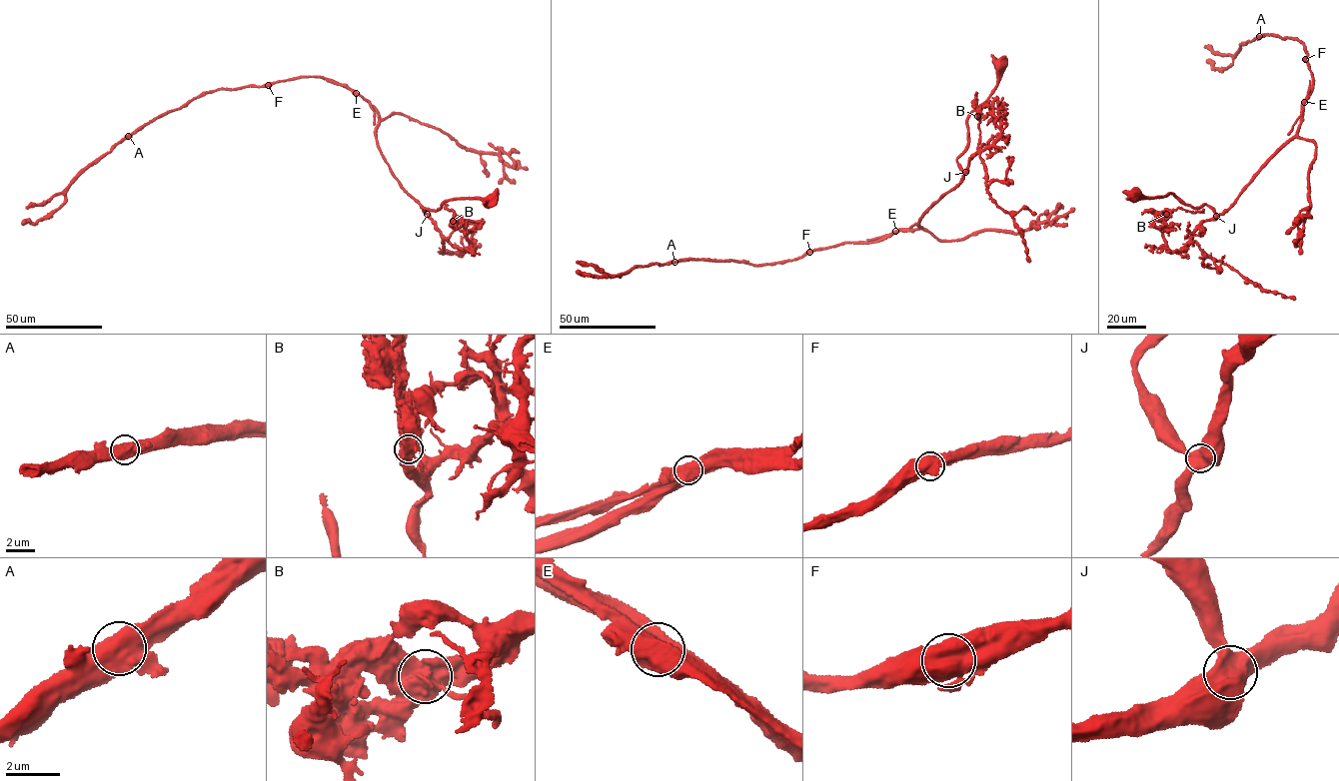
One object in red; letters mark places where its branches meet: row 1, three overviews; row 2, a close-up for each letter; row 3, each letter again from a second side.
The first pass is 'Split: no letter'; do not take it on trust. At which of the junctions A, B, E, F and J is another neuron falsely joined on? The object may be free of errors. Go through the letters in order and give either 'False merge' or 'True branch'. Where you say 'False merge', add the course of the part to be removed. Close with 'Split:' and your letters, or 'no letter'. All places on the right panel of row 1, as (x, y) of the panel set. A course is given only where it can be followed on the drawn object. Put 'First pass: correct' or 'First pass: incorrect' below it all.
A: True branch
B: True branch
E: False merge. Course of the part to remove: (1304, 102), (1302, 112), (1288, 135)
F: True branch
J: True branch
Split: E
First pass: incorrect

